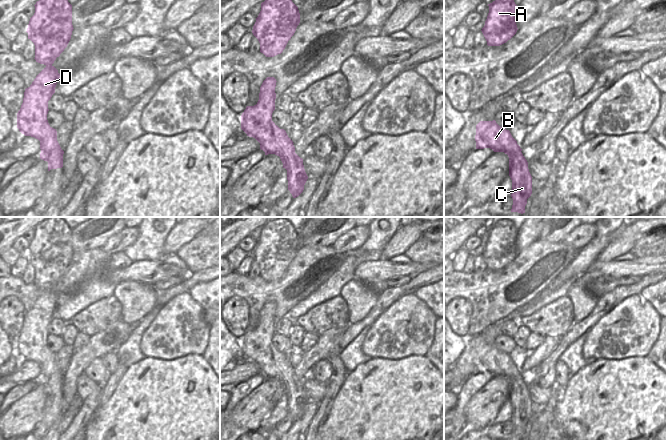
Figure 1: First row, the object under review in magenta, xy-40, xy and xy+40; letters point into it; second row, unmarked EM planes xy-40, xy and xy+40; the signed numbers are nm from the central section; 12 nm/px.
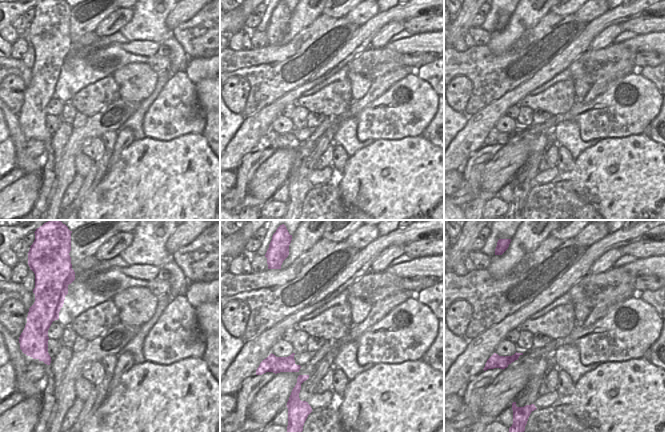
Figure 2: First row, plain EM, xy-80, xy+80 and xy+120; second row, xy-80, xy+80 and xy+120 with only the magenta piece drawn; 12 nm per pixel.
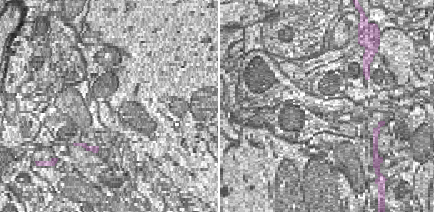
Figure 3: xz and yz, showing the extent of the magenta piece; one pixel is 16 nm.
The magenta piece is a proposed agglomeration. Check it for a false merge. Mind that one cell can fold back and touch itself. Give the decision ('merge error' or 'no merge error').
no merge error

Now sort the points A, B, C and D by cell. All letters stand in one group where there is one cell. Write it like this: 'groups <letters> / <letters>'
groups A B C D

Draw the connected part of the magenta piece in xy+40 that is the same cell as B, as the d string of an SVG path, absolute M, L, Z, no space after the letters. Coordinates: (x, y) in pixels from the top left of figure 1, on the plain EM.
M495 344L480 345L476 349L475 365L476 373L490 372L508 379L509 400L512 404L511 436L525 437L527 423L532 418L532 400L517 365L509 354L500 351Z

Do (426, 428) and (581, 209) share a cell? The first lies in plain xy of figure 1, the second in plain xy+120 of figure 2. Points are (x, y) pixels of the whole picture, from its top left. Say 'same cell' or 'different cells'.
different cells

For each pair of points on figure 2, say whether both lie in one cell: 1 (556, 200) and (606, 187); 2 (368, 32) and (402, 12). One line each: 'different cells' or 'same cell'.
1: different cells
2: same cell

